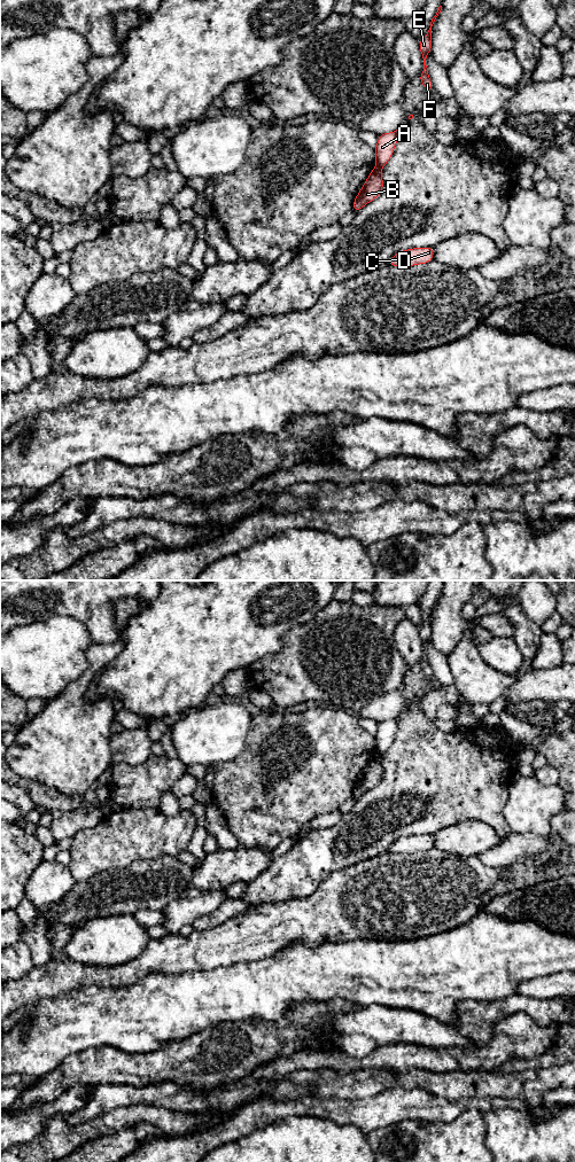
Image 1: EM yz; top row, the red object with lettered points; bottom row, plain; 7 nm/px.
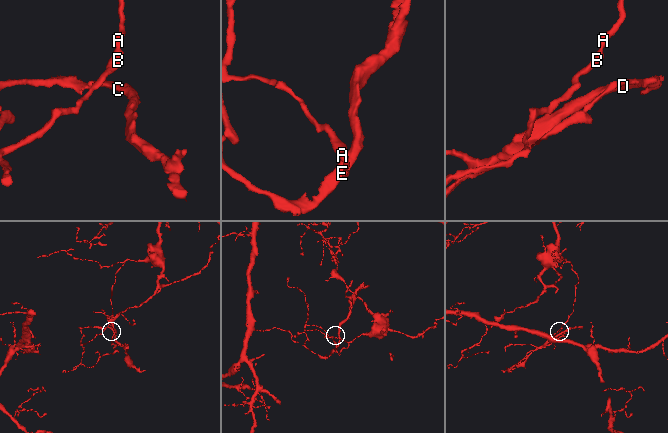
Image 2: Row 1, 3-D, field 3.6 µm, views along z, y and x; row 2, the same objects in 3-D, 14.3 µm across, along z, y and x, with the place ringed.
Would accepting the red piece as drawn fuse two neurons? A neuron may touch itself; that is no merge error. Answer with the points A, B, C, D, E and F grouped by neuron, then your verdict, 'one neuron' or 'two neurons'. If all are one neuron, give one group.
A E F / B C D; two neurons

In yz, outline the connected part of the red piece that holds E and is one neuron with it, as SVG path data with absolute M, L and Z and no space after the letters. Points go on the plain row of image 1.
M442 593L438 594L436 602L432 606L430 615L429 615L427 622L425 624L422 624L421 627L419 629L419 635L420 635L422 646L424 646L424 657L420 662L419 666L420 666L421 671L424 672L425 677L427 677L428 679L434 678L434 674L433 674L432 668L430 668L429 662L428 662L426 646L432 637L432 614L436 607L436 605L441 600L441 598L442 598Z

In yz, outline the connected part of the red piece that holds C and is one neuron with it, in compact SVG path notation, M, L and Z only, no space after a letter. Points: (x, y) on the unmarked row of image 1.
M433 834L413 835L402 837L393 843L388 850L390 853L413 853L419 851L427 851L433 848Z

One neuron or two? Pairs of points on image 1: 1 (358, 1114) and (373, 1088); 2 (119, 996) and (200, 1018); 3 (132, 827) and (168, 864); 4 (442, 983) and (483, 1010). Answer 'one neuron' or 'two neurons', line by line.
1: two neurons
2: one neuron
3: two neurons
4: two neurons

